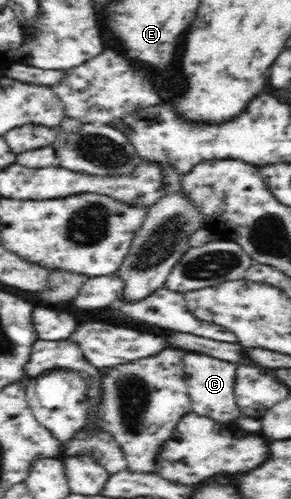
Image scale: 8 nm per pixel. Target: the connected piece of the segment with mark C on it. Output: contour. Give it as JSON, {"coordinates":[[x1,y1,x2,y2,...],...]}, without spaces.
{"coordinates":[[187,354,185,356,185,378,189,386,188,395,191,396,192,411,198,416,211,418,221,424,233,424,243,416,235,402,235,372,239,364,233,362,221,362,217,358,211,358,207,354]]}

